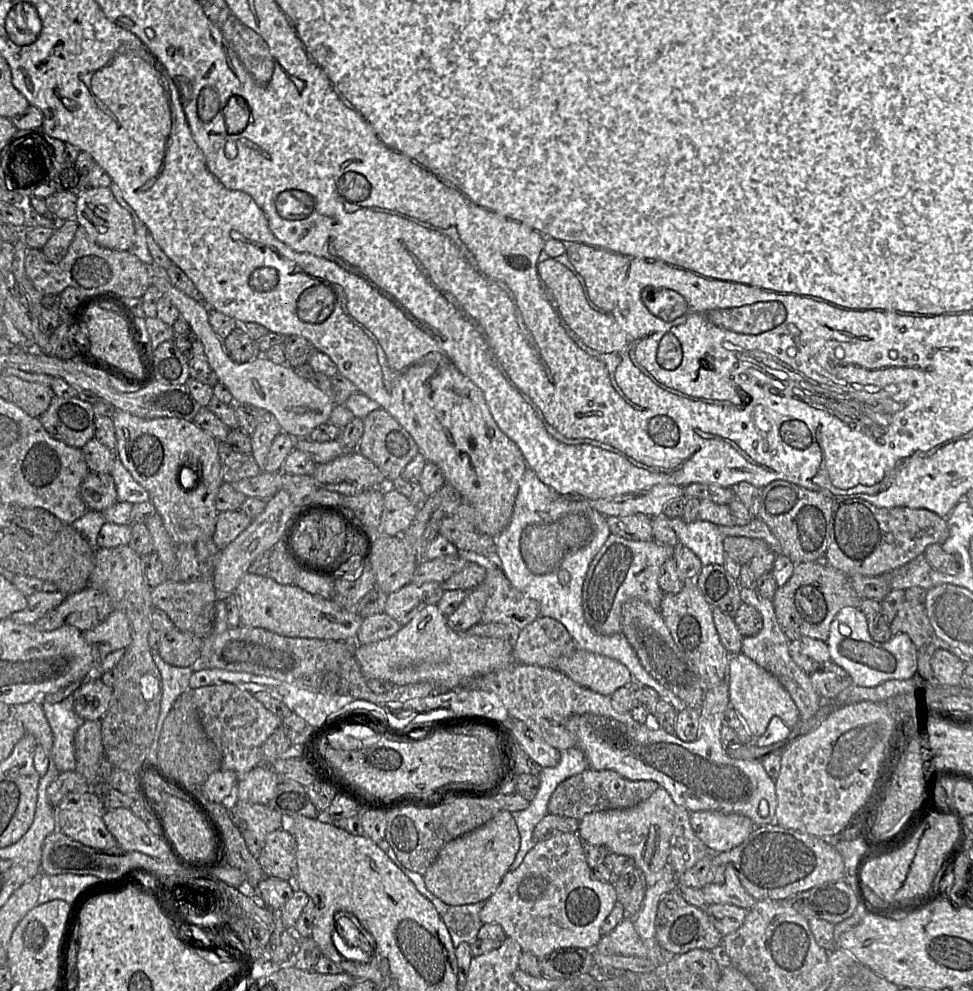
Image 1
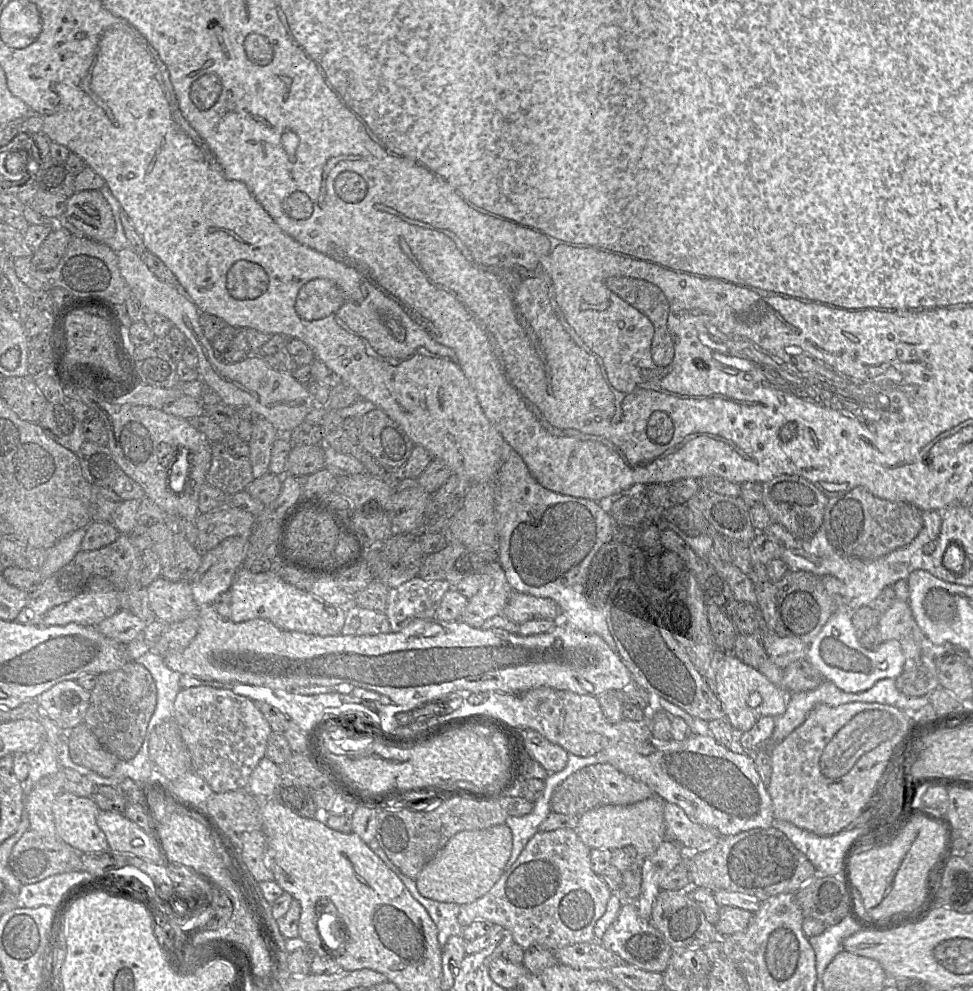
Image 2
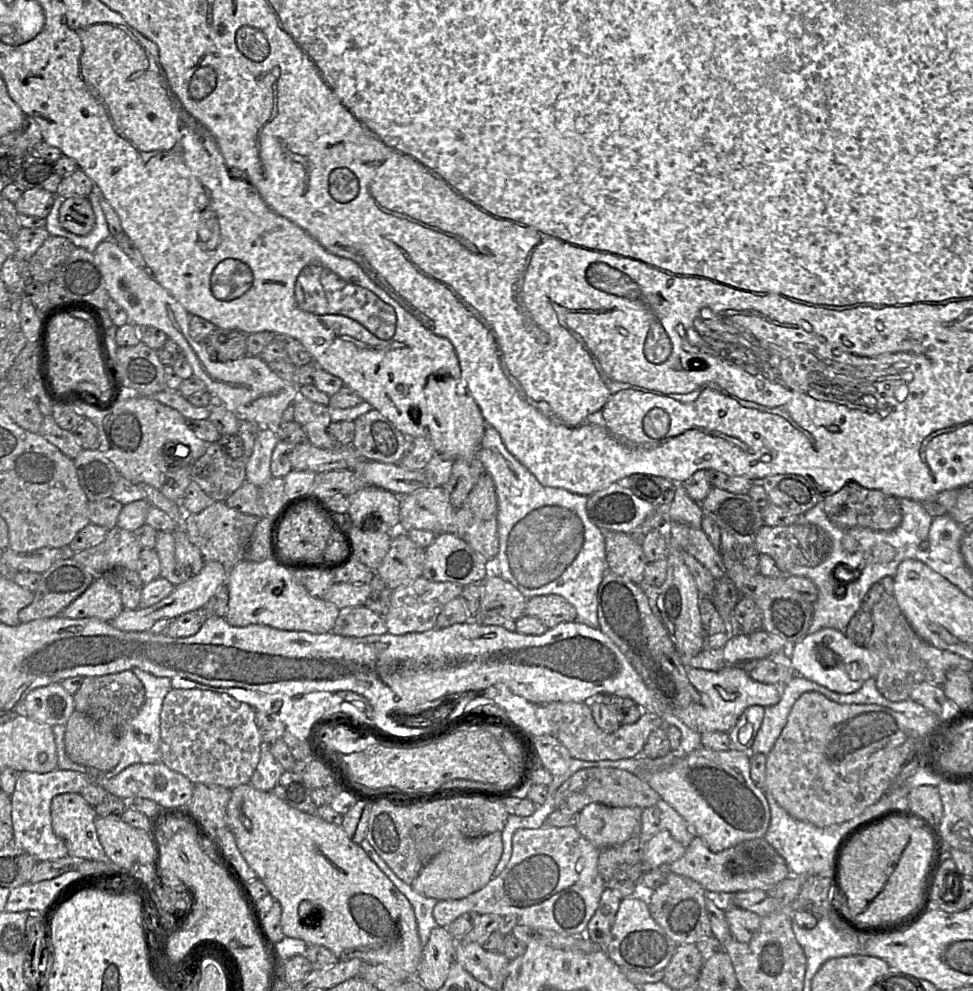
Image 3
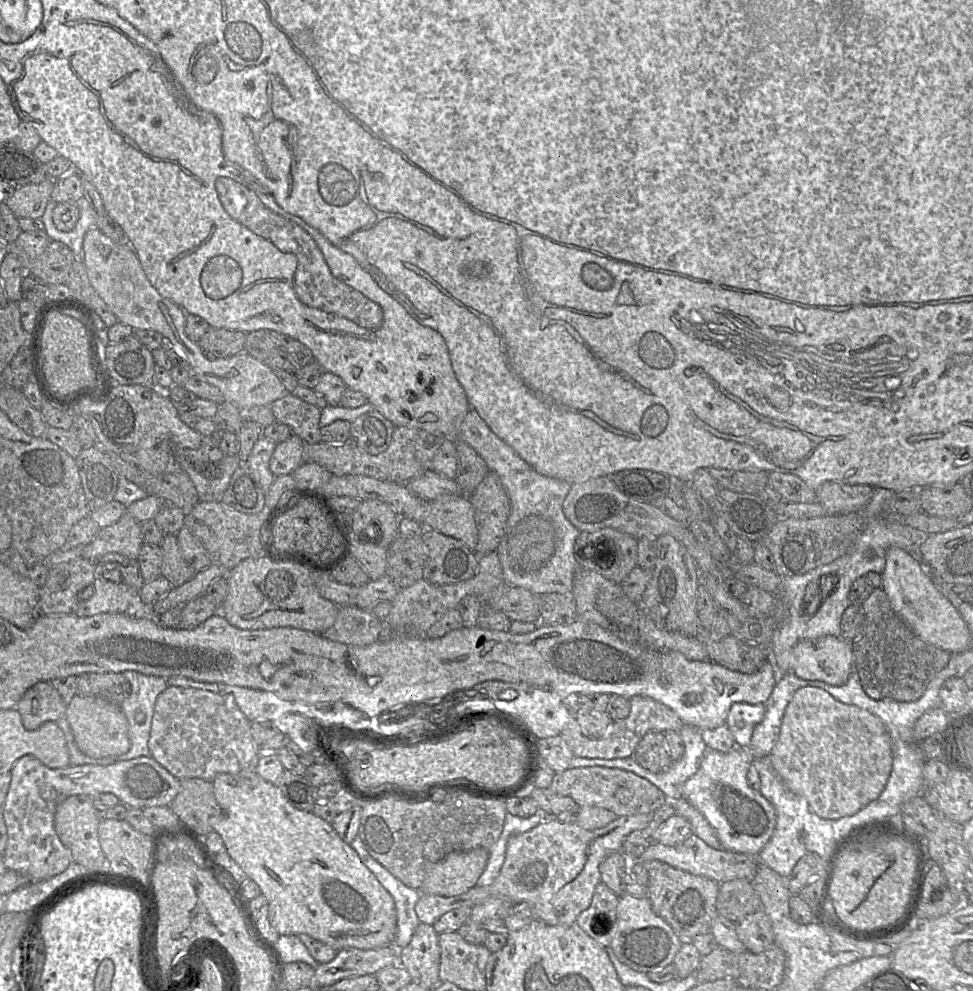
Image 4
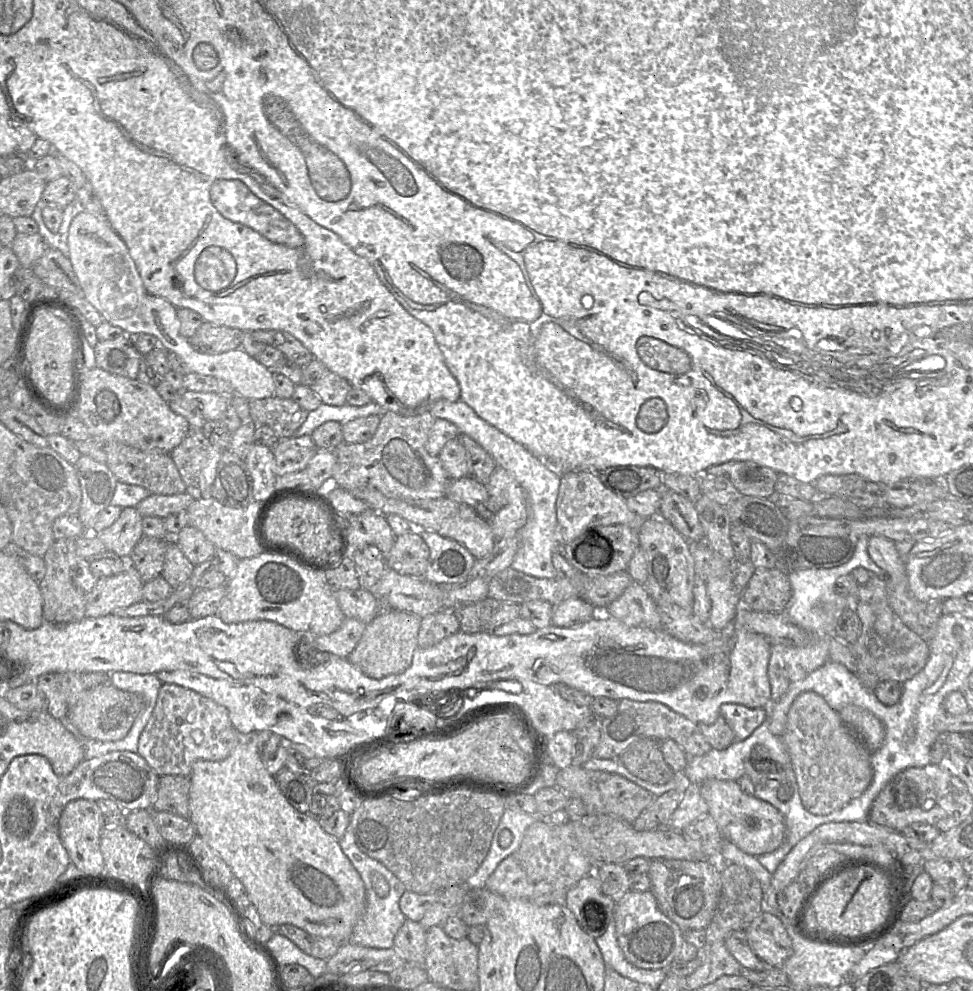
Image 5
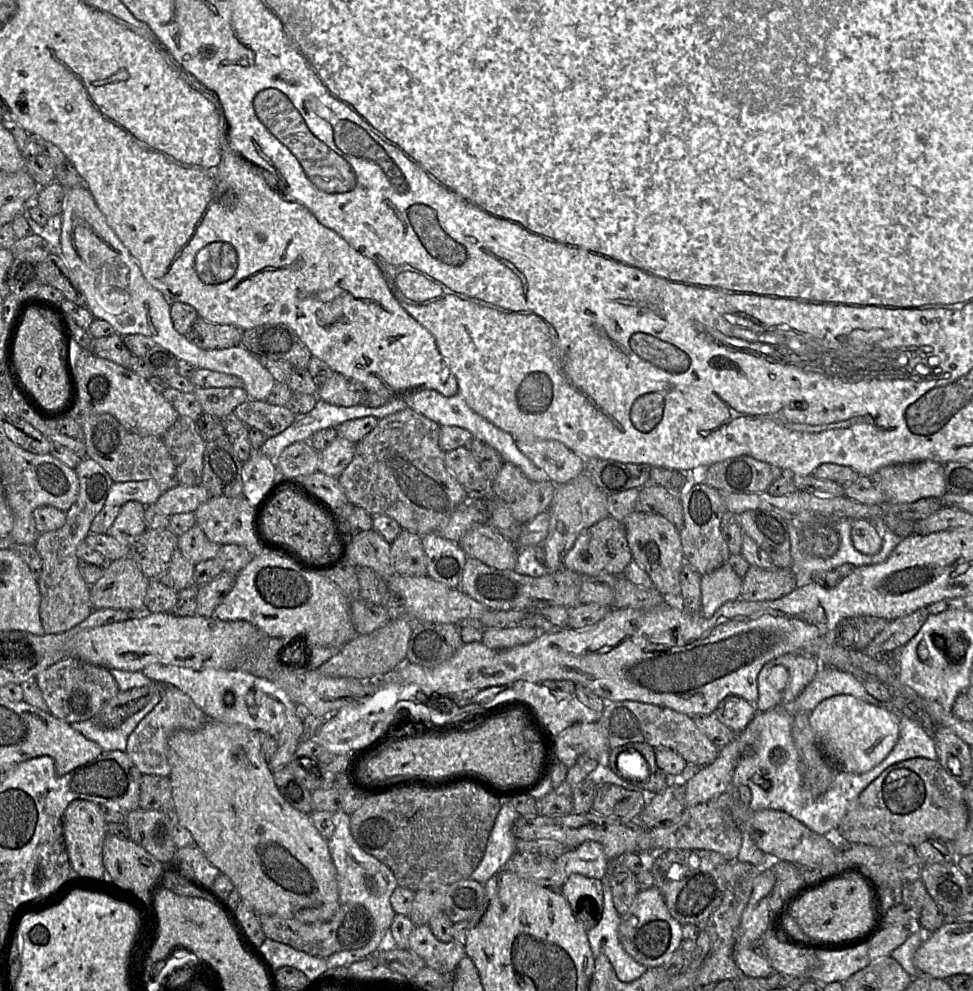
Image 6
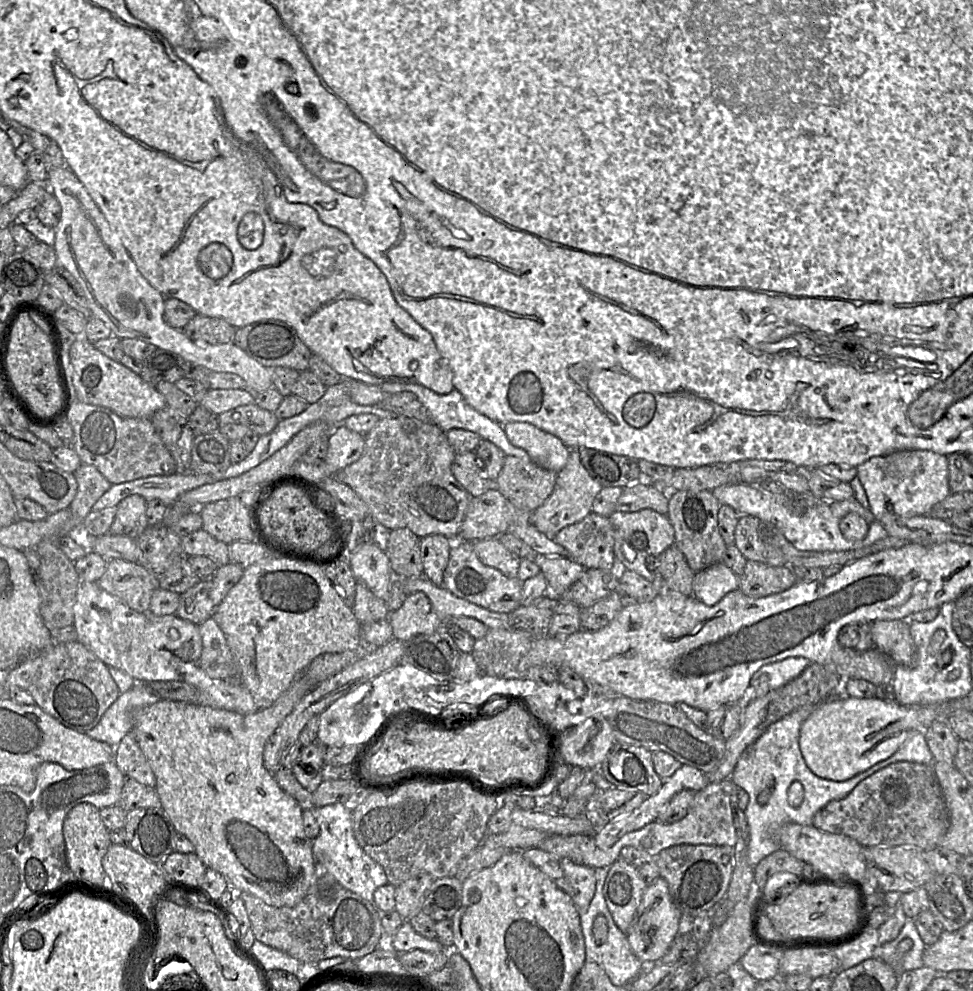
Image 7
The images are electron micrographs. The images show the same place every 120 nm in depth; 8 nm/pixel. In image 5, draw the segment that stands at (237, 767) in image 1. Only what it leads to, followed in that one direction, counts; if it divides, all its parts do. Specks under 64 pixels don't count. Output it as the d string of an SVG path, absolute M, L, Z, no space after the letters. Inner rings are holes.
M163 683L155 708L143 729L137 754L159 775L190 777L197 760L221 761L229 756L242 737L232 725L228 710L212 699L179 686Z

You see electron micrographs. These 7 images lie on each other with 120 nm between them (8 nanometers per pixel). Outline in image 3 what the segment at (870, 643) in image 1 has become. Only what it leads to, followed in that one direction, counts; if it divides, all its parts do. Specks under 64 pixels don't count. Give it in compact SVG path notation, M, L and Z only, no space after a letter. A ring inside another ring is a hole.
M833 628L808 634L786 652L797 675L841 694L857 691L867 679L875 678L880 669L880 657L875 651L856 646L844 632Z

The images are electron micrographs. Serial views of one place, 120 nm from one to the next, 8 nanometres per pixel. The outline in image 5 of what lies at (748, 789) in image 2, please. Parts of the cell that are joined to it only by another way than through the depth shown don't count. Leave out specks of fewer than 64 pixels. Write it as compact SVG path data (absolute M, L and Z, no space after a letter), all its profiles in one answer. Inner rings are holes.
M710 780L701 784L701 794L708 805L708 814L717 823L725 841L733 843L743 852L758 857L775 851L784 841L785 819L768 802L744 793L735 780Z

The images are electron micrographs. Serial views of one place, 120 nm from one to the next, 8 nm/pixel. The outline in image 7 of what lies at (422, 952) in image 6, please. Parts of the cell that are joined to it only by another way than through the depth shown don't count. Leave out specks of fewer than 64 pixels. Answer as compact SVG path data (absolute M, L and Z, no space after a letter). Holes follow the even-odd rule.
M404 921L397 933L393 937L386 937L384 941L388 941L388 945L396 953L411 950L440 953L447 950L437 939L427 939L419 935L409 921Z

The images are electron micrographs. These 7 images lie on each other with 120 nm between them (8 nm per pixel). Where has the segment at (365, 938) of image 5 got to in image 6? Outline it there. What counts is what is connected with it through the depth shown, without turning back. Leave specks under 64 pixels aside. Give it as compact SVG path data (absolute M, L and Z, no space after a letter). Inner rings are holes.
M342 810L334 812L333 822L335 831L328 840L328 848L336 869L340 905L363 906L372 918L374 932L364 947L337 952L326 958L328 969L340 966L348 967L350 964L364 959L379 948L382 948L389 941L389 929L396 915L391 906L390 897L396 887L399 886L389 867L366 853L356 843L350 830L350 815Z

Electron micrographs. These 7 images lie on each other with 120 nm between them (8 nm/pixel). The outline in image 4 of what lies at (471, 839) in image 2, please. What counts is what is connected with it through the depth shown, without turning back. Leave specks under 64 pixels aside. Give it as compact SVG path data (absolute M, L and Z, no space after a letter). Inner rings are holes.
M485 848L452 852L428 870L417 891L444 897L466 893L476 885L488 857L489 851Z

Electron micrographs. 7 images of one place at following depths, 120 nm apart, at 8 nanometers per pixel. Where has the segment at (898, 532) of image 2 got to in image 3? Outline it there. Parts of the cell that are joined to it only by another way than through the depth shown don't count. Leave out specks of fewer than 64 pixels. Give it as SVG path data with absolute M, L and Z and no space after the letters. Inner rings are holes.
M854 482L847 483L838 492L821 501L828 519L841 528L861 527L874 531L892 531L902 521L899 499L878 490L863 488Z

